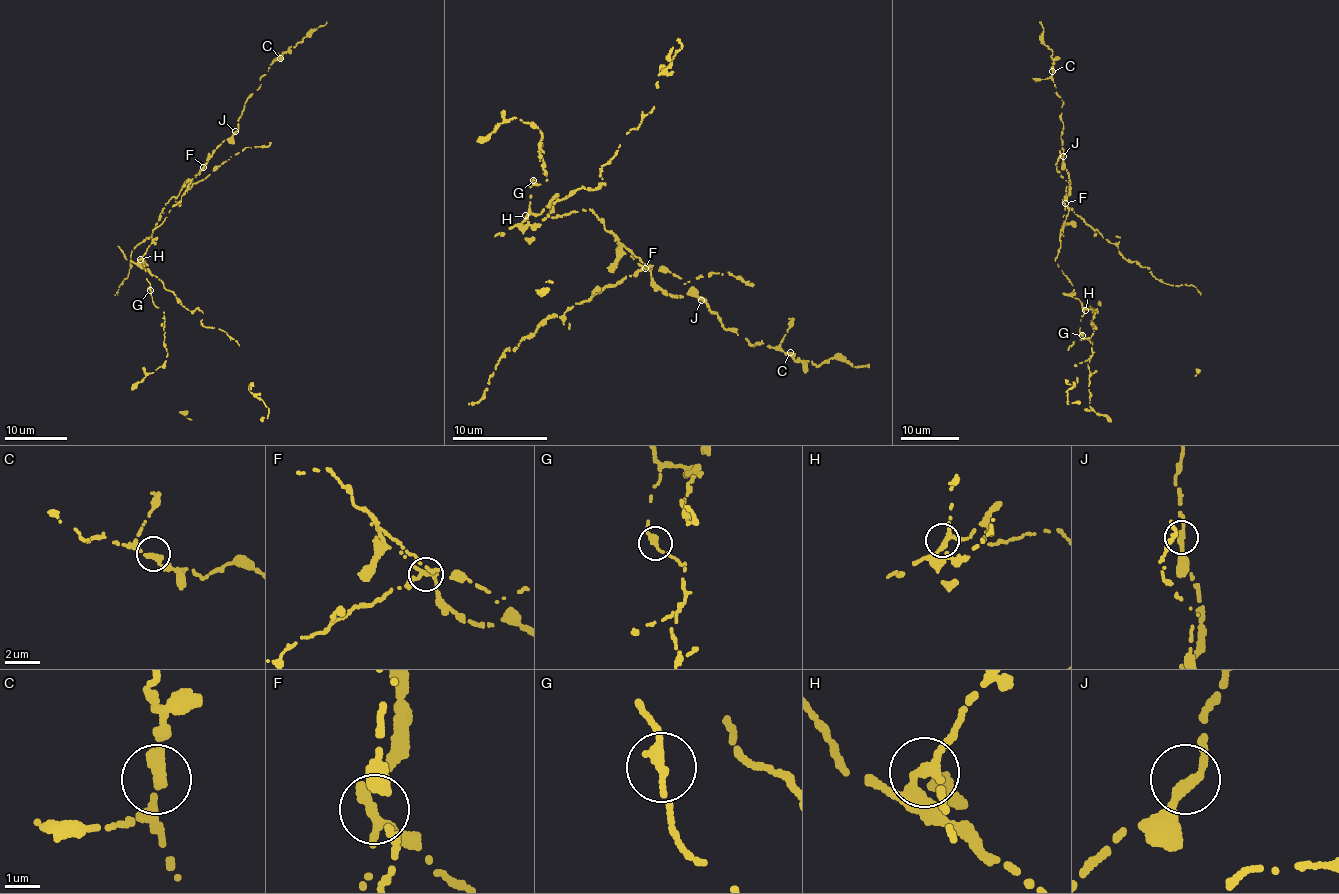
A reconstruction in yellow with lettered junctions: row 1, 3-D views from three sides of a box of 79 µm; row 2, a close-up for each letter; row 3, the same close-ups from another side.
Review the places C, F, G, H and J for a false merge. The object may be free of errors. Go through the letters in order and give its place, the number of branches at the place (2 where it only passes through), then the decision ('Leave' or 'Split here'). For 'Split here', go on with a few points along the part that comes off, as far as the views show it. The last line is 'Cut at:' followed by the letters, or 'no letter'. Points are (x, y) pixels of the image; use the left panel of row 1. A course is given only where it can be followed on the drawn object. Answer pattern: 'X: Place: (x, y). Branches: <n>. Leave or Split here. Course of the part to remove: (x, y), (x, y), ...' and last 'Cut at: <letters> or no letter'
C: Place: (280, 58). Branches: 2. Leave
F: Place: (203, 167). Branches: 2. Split here
G: Place: (150, 290). Branches: 2. Leave
H: Place: (140, 259). Branches: 3. Leave
J: Place: (235, 131). Branches: 2. Leave
Cut at: F

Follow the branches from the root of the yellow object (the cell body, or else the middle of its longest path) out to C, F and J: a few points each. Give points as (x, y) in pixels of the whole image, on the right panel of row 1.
C: (1070, 281), (1054, 259), (1061, 247), (1059, 237), (1069, 189), (1060, 137), (1062, 100), (1056, 92), (1052, 71)
F: (1070, 281), (1054, 259), (1061, 247), (1059, 237), (1065, 204)
J: (1070, 281), (1054, 259), (1061, 247), (1059, 237), (1069, 191), (1063, 156)

